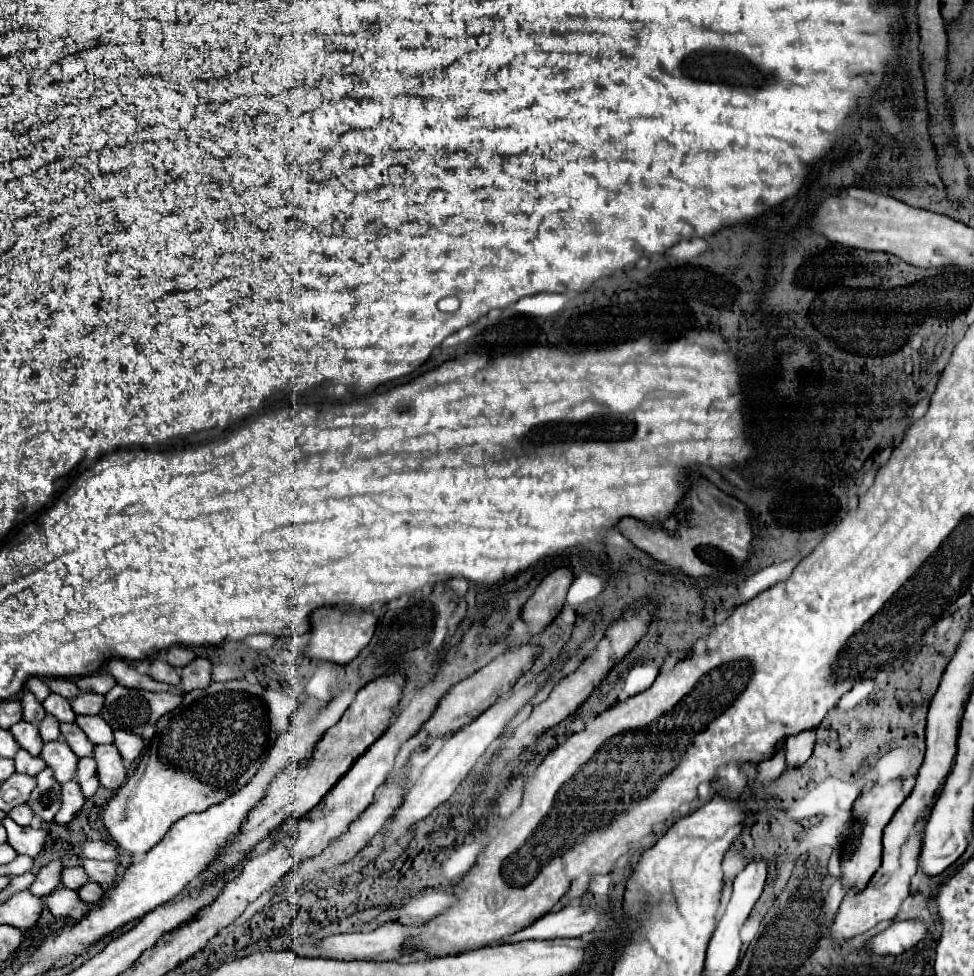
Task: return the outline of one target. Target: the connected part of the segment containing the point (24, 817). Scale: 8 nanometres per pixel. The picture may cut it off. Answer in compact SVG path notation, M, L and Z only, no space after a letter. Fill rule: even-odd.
M22 804L22 806L16 806L10 814L8 814L18 826L30 826L32 818L34 818L34 812L30 810L28 804Z

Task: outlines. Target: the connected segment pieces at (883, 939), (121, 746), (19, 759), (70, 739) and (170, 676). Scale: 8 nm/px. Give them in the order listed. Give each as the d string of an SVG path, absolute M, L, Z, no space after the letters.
M904 920L892 922L884 932L874 936L866 948L874 954L902 954L916 946L926 934L926 926L922 920Z
M116 730L114 732L114 738L116 738L114 744L116 744L118 752L122 754L124 762L126 764L132 764L140 756L140 752L144 748L144 740L140 736L136 736L136 734L126 732L126 730Z
M18 750L18 754L14 756L14 762L16 762L16 772L20 774L28 774L28 776L36 776L38 772L42 772L46 768L46 762L42 758L36 758L36 756L30 756L26 754L26 750Z
M62 724L62 738L78 758L94 754L94 744L86 738L86 734L82 734L82 730L76 724Z
M154 660L152 666L150 666L150 672L148 672L152 678L156 678L158 682L166 682L170 686L176 686L180 684L180 678L178 678L178 672L176 668L172 668L168 662L164 660Z

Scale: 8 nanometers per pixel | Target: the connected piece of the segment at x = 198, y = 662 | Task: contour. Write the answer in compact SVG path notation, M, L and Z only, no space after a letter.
M194 658L188 666L180 670L182 676L182 692L190 692L196 688L206 688L212 682L212 664L208 658Z

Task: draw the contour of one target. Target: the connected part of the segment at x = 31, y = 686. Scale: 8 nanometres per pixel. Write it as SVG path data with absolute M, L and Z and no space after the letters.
M30 678L28 684L26 684L26 688L28 688L40 702L50 694L50 688L48 688L40 678Z

